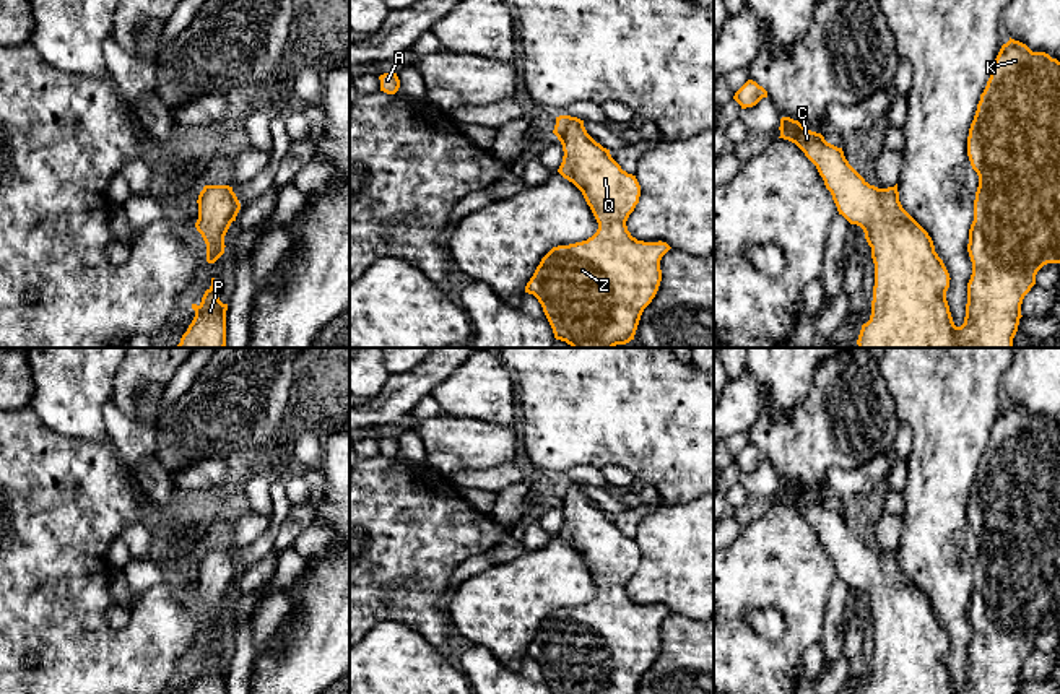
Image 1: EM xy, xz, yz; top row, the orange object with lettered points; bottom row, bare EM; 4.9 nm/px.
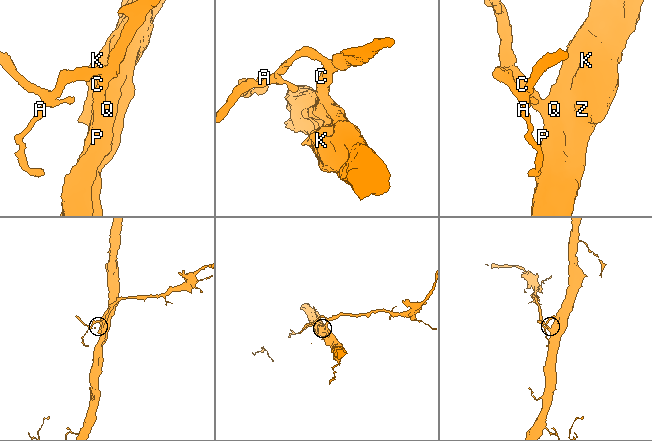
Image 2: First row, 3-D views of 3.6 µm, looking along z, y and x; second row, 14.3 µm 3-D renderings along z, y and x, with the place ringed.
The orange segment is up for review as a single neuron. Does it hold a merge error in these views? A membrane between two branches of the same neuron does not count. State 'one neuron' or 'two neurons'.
one neuron

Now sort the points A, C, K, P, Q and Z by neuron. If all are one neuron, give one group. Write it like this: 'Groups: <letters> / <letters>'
Groups: A C K P Q Z

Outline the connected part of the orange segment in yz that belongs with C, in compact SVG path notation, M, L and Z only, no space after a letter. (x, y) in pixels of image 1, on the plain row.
M1010 401L1006 408L1001 410L992 436L987 445L974 484L969 492L967 501L967 520L972 533L979 540L979 551L974 564L974 585L969 593L969 608L967 616L972 626L972 639L967 647L967 668L966 681L961 691L956 691L949 676L946 665L946 655L949 652L949 637L943 624L935 616L935 609L928 596L902 572L899 566L897 548L888 553L878 553L870 549L845 523L842 512L837 512L824 504L821 497L805 492L798 484L790 481L780 483L780 501L795 507L805 520L816 530L819 540L824 544L826 553L831 556L832 564L837 570L839 579L842 579L850 588L857 588L863 593L865 603L871 611L871 622L875 627L875 650L873 650L873 665L871 665L871 679L867 687L862 689L862 694L1018 694L1021 679L1021 668L1024 660L1036 648L1037 635L1047 627L1060 627L1060 426L1052 423L1045 416L1032 416L1026 408Z

